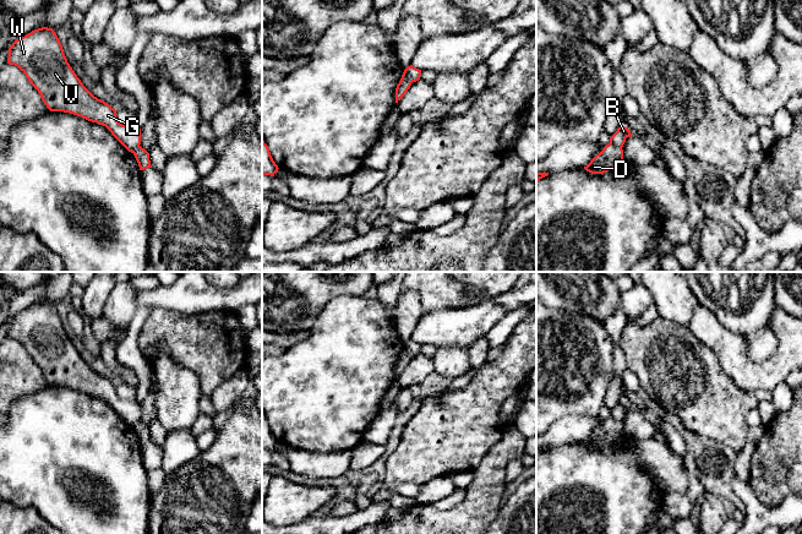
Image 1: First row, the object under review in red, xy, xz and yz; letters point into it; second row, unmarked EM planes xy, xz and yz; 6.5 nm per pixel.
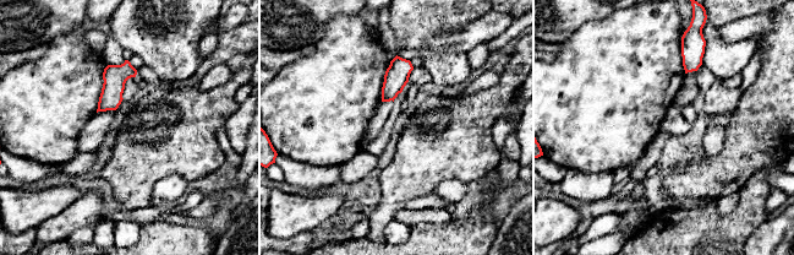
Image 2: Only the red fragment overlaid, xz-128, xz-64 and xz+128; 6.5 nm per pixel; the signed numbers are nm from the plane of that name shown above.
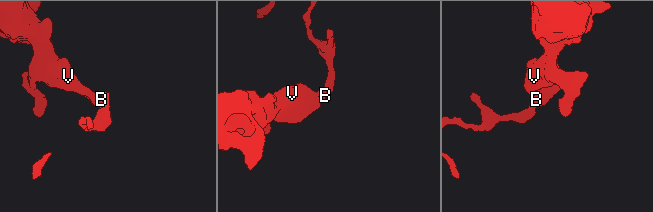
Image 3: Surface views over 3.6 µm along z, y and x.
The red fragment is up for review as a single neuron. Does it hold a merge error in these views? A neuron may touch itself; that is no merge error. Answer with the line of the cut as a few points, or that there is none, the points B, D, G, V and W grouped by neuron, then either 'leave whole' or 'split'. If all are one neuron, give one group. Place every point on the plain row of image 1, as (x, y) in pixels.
cut in xz along (404, 344), (413, 355); B G V W / D; split

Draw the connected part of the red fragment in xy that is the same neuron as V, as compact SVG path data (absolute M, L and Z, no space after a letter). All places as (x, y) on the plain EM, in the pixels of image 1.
M42 301L16 314L9 322L7 338L17 340L38 365L50 386L64 386L81 391L88 396L105 400L111 409L131 427L141 419L141 403L137 399L122 399L116 393L116 385L108 377L94 371L77 352L64 328L62 320L53 303Z

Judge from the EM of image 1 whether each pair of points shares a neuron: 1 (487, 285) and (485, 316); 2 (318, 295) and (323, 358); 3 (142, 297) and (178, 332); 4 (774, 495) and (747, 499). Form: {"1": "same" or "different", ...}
{"1": "different", "2": "different", "3": "different", "4": "different"}

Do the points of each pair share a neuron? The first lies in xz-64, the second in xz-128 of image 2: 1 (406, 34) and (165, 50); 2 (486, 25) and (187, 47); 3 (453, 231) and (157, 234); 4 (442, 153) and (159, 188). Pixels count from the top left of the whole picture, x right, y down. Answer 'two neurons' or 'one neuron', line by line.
1: one neuron
2: two neurons
3: one neuron
4: two neurons

